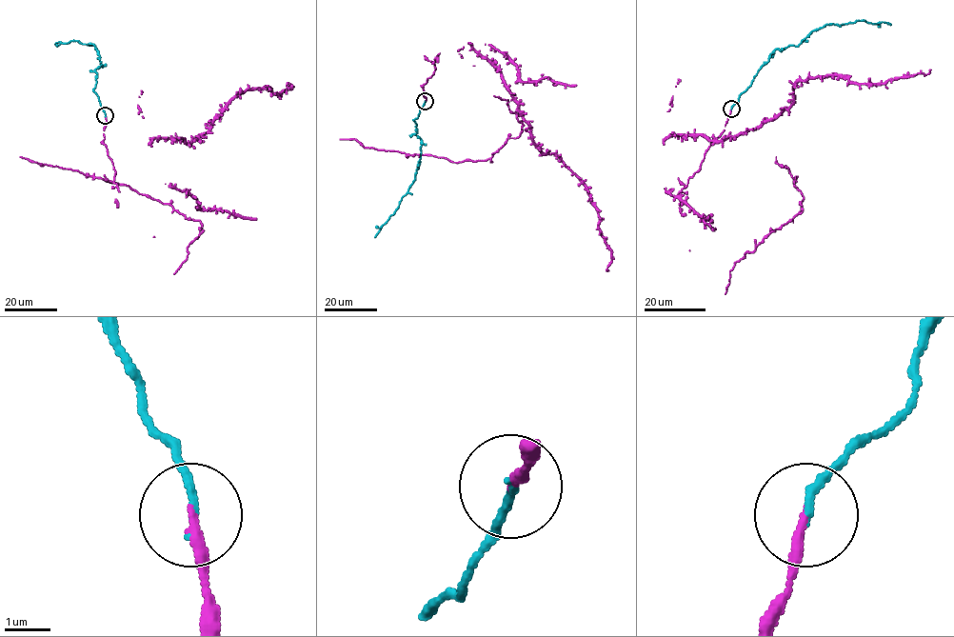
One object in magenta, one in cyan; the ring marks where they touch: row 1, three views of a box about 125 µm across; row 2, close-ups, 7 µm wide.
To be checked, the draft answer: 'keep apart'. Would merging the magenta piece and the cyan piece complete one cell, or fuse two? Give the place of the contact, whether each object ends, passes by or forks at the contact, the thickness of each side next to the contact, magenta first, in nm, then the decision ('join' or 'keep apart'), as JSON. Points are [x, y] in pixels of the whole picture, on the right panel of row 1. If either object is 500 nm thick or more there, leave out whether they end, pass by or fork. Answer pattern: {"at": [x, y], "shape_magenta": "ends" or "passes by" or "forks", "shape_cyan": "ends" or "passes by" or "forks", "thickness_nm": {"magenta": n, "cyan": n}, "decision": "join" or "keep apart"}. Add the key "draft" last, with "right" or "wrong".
{"at": [731, 109], "shape_magenta": "ends", "shape_cyan": "ends", "thickness_nm": {"magenta": 220, "cyan": 170}, "decision": "join", "draft": "wrong"}

